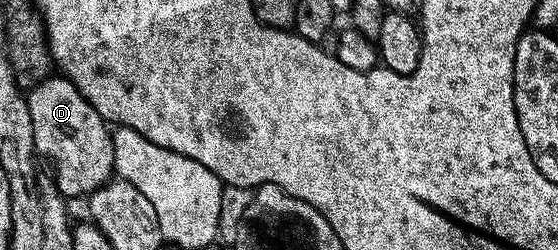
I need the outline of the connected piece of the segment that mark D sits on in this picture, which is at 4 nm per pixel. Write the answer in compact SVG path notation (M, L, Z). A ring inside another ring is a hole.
M48 77L43 79L30 88L27 95L29 113L33 117L35 146L40 156L48 155L55 162L53 178L63 196L83 195L82 197L87 197L112 178L115 170L112 132L109 130L108 124L97 113L97 109L93 109L90 101L68 79L65 77L55 78Z

